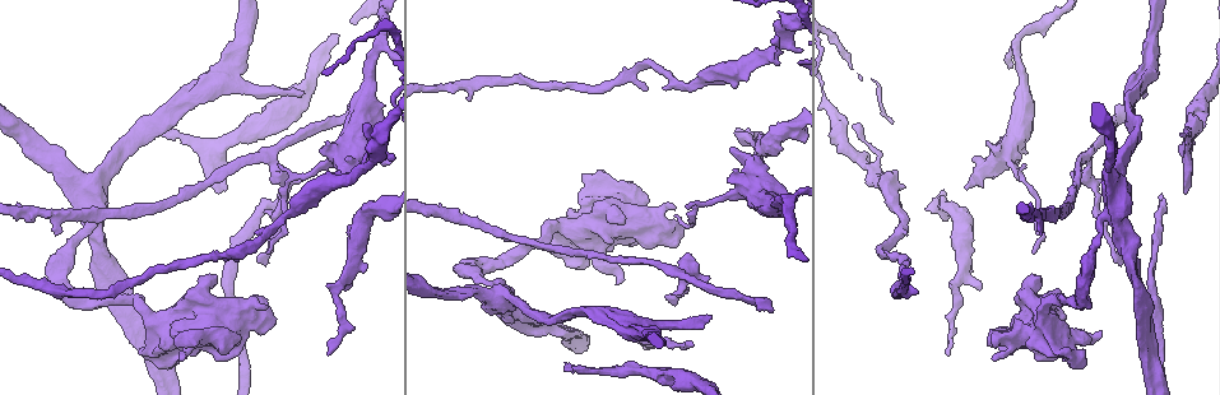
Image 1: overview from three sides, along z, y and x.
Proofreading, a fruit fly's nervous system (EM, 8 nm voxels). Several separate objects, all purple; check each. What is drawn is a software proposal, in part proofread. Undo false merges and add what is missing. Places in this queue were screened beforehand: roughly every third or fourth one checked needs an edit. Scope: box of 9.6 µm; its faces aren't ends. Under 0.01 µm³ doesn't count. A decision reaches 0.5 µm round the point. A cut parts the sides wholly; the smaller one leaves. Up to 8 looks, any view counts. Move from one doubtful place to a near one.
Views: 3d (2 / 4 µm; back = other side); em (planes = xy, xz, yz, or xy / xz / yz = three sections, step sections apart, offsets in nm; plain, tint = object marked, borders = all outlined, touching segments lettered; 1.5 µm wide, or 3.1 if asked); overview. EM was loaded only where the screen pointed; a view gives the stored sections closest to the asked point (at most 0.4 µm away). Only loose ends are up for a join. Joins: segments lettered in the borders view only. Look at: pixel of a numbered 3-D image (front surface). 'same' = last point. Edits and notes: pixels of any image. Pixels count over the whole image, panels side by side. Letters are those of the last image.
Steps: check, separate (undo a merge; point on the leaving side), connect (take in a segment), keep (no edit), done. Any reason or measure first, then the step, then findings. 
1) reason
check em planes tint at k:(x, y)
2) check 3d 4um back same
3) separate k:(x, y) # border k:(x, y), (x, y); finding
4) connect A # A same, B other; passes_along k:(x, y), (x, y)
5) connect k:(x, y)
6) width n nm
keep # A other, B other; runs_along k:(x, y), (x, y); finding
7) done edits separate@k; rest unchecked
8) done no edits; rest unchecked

sharp bend
check em planes borders at 1:(470, 261)

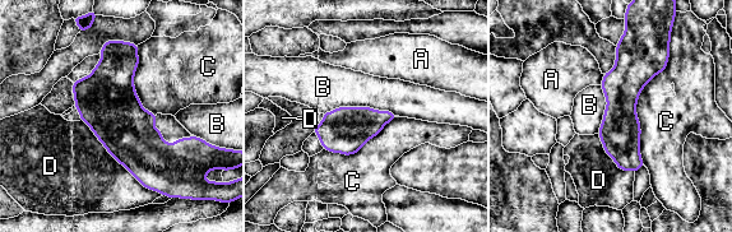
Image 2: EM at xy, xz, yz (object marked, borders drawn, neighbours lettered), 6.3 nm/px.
longest_contact C 750 nm
keep # A other, B other, C other, D other; border 2:(323, 112), (374, 107), (397, 115); continuous, no second neuron

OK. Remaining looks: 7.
calibre changes
check 3d 4um back at 1:(213, 79)

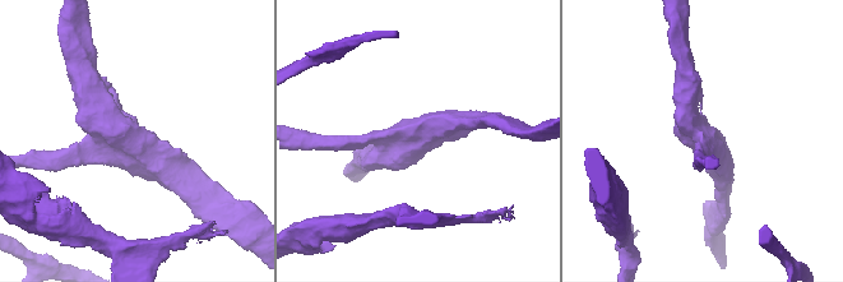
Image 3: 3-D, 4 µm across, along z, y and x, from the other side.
arms 3; arm_widths 180, 280, 320 nm; now the EM
check em planes tint at 3:(131, 141)

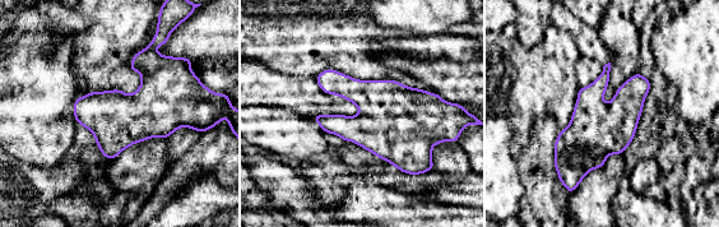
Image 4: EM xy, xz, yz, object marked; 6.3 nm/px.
what lies round it
check em planes borders same

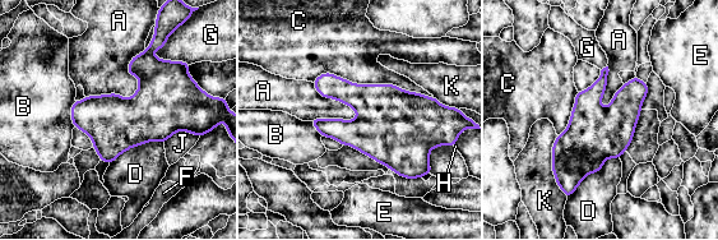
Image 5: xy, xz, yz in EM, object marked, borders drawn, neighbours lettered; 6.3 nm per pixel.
keep # A other, B other, C other, D other, E other, F other, G other, H other, J other, K other; border 5:(146, 49), (129, 97), (86, 97); one neuron here

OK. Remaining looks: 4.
long arm stops here
check em planes borders at 1:(771, 312)

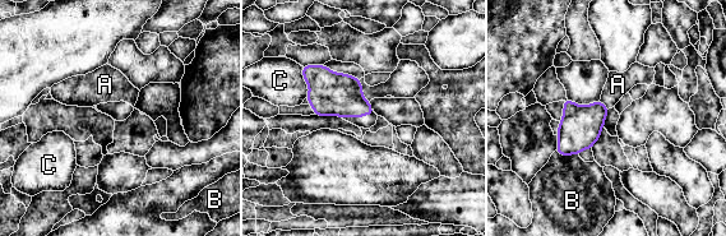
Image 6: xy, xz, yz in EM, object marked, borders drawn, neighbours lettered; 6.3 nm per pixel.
connect A # A same, B other, C other; passes_along 6:(581, 126), (604, 105), (618, 84); it goes on there

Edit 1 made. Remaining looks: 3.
done edits connect@6; rest unchecked

